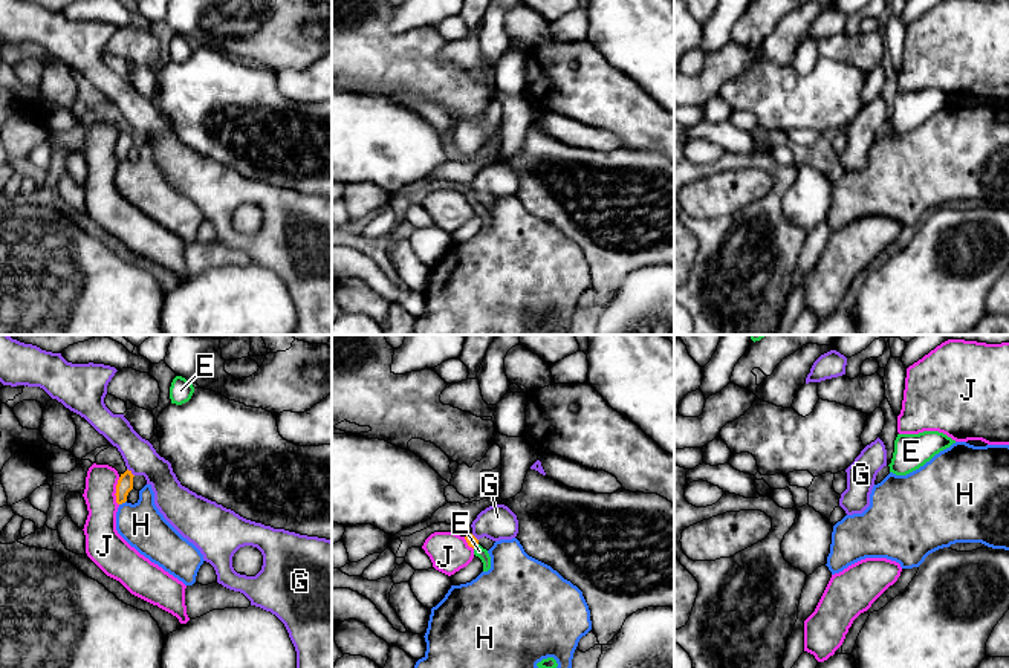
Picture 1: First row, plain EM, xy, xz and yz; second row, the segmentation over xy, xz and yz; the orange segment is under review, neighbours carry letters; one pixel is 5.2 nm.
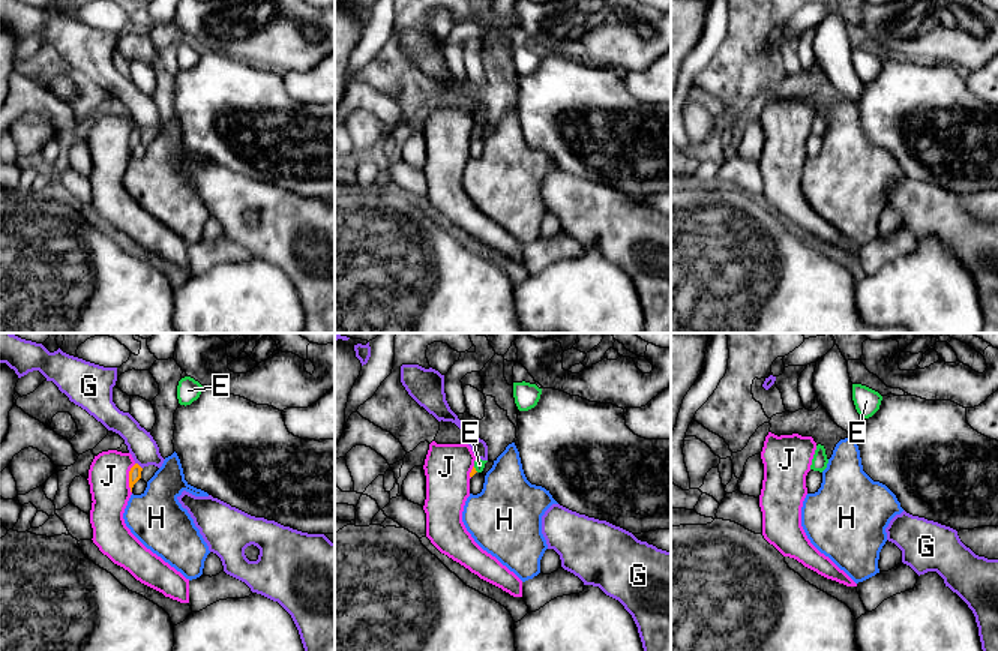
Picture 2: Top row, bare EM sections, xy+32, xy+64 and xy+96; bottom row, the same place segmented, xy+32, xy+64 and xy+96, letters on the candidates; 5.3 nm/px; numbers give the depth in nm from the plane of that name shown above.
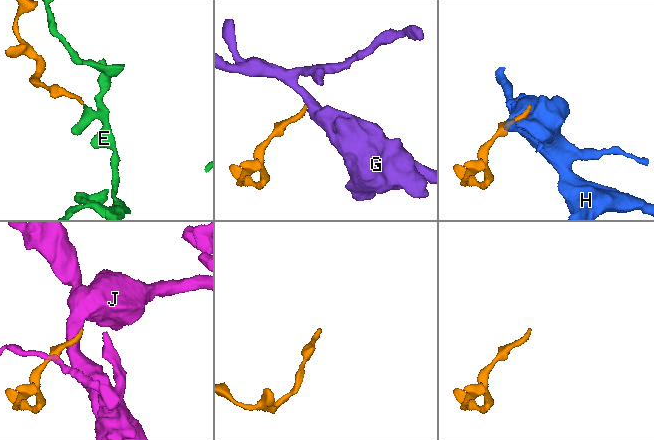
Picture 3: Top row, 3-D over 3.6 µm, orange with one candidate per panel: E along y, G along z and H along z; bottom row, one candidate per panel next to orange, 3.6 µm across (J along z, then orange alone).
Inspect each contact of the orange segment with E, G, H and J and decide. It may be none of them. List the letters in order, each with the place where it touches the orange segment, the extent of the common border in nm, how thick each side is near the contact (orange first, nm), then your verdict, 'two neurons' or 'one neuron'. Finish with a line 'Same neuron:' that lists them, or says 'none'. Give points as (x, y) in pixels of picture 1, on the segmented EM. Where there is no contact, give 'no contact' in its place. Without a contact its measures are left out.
E: xz (476, 546) | 40 nm | 60/60 nm | one neuron
G: xy (130, 473) | 60 nm | 80/180 nm | two neurons
H: xy (123, 502) | 50 nm | 80/240 nm | two neurons
J: xy (116, 491) | 150 nm | 80/170 nm | two neurons
Same neuron: E

